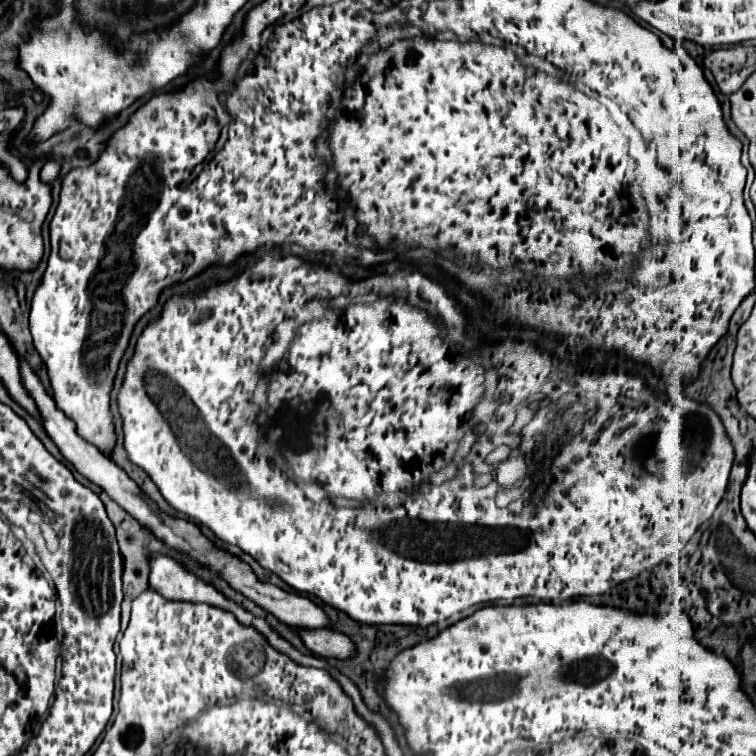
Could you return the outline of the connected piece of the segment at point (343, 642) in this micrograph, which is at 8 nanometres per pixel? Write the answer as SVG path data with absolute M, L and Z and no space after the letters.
M294 627L294 631L300 635L306 649L310 649L316 655L348 659L348 657L352 657L356 653L352 641L346 635L338 633L336 629L330 629L330 627L324 627L324 629Z

